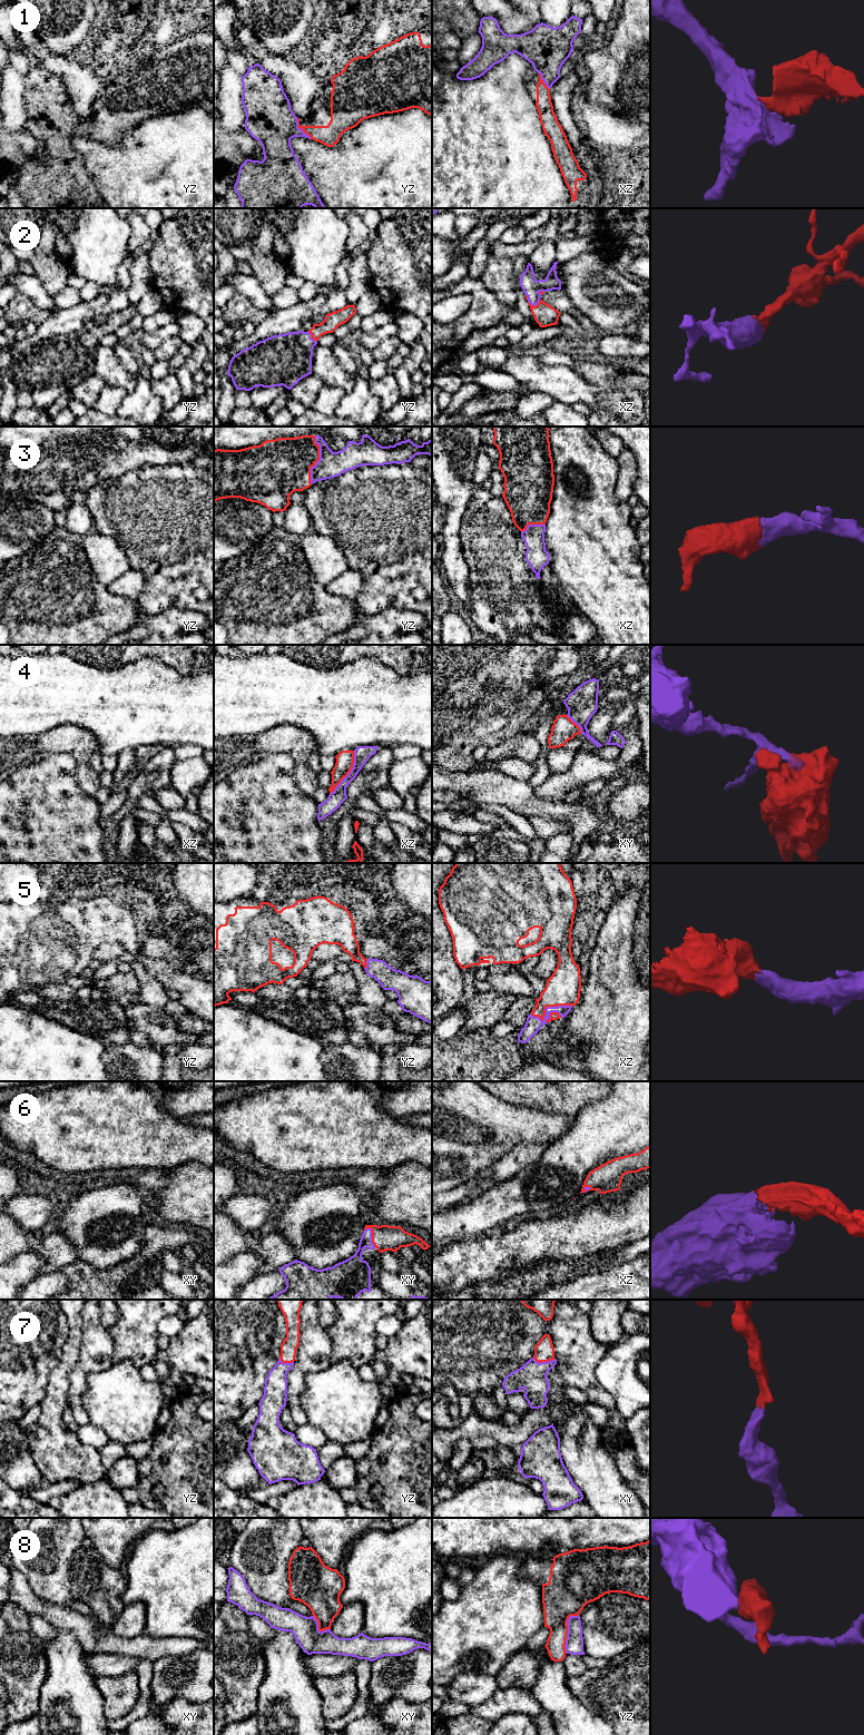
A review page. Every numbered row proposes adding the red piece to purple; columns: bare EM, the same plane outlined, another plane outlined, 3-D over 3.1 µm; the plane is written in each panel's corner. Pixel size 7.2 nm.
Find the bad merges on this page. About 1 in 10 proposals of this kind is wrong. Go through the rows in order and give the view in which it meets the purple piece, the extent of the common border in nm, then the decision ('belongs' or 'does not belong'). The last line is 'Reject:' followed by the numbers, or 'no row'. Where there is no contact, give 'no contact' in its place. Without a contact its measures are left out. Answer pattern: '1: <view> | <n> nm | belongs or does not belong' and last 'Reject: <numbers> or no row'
1: yz | 190 nm | belongs
2: xz | 120 nm | belongs
3: yz | 360 nm | belongs
4: xz | 360 nm | does not belong
5: xz | 320 nm | belongs
6: xy | 170 nm | belongs
7: xy | 170 nm | belongs
8: yz | 300 nm | does not belong
Reject: 4, 8

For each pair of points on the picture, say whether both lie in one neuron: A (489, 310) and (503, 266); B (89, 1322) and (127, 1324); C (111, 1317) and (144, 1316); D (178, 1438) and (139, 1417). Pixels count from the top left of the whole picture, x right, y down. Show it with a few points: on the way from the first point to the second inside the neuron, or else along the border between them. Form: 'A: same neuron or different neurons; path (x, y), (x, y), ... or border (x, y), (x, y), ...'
A: different neurons; border (480, 278), (500, 301), (514, 306)
B: different neurons; border (107, 1329), (113, 1342), (113, 1354)
C: different neurons; border (119, 1311), (118, 1319), (108, 1329)
D: different neurons; border (158, 1428), (154, 1433)

